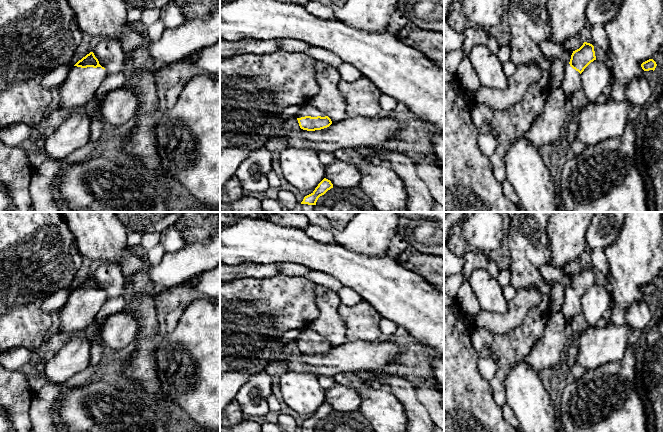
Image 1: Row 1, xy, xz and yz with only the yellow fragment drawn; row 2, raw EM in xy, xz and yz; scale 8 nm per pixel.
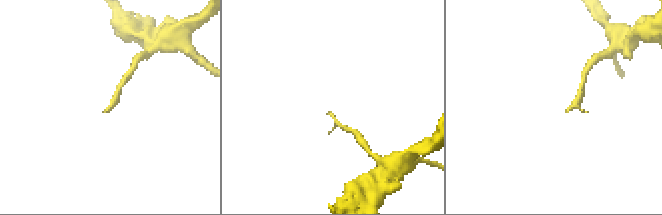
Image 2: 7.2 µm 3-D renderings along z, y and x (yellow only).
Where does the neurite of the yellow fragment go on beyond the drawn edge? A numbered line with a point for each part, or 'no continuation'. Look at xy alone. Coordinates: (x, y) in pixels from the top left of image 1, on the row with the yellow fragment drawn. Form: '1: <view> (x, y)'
1: xy (80, 86)

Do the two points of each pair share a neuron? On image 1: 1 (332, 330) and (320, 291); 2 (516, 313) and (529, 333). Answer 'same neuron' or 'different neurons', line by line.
1: same neuron
2: different neurons

